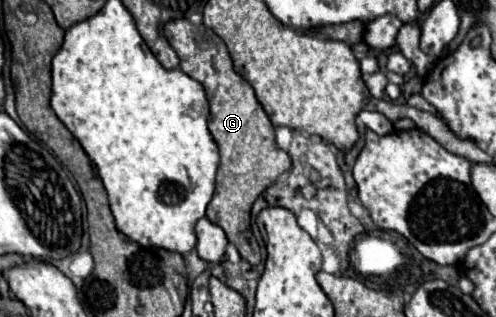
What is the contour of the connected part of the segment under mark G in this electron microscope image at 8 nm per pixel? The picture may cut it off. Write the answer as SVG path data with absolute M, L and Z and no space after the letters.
M178 18L164 24L164 34L180 58L180 68L206 88L210 102L208 128L220 148L220 168L216 174L214 200L210 202L206 216L224 228L228 240L238 248L240 256L244 256L250 264L258 264L260 246L252 240L250 230L240 228L246 228L254 200L270 184L274 184L280 174L290 170L290 156L276 146L274 126L262 104L256 100L254 88L234 70L226 44L214 32L204 26L196 26L186 18Z

